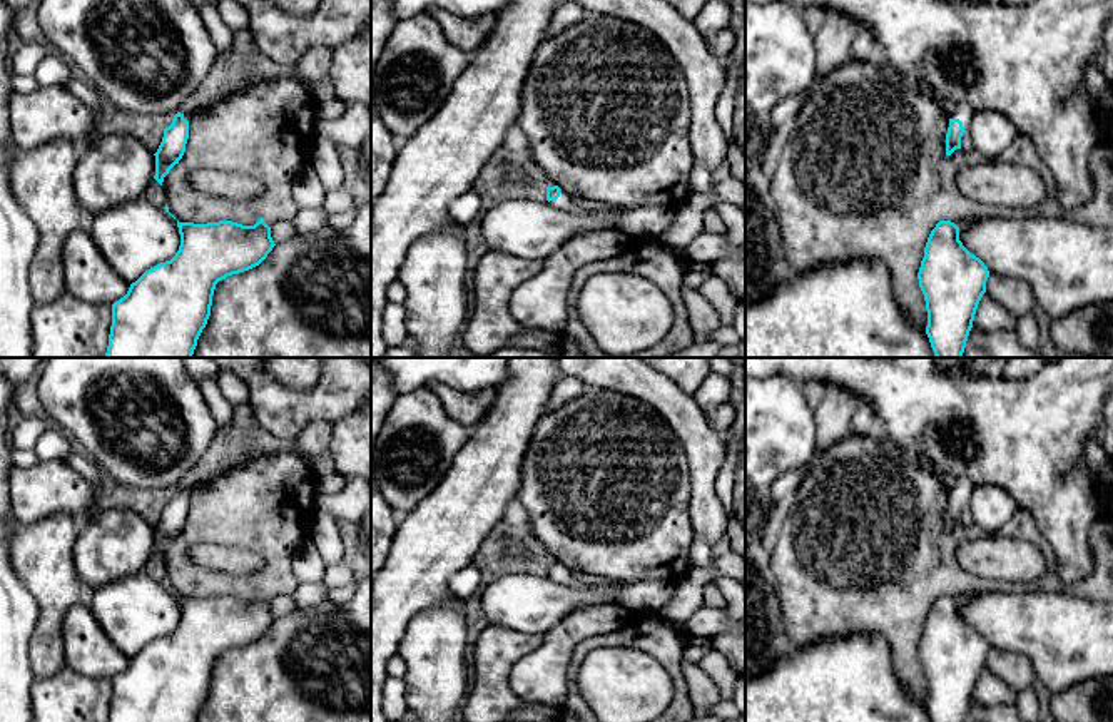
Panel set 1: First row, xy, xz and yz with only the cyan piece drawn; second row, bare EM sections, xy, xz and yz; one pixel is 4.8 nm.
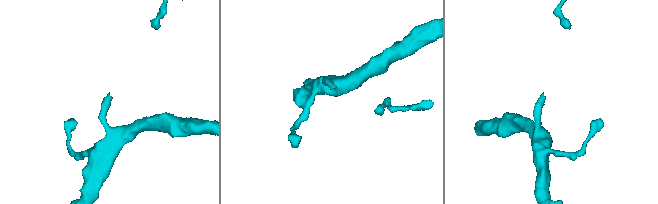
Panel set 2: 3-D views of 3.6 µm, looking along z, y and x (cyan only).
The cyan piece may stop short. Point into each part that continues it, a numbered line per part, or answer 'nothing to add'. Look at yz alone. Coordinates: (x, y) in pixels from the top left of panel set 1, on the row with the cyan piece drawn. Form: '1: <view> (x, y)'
1: yz (963, 112)

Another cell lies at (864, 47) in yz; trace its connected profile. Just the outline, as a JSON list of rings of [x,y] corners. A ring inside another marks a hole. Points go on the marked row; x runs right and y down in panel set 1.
[[[859,27],[852,45],[851,58],[852,60],[872,60],[877,55],[877,42],[869,27]]]

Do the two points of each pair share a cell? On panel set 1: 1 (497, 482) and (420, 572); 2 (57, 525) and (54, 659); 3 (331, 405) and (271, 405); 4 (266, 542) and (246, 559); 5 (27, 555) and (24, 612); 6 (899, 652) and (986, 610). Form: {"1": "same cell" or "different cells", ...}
{"1": "same cell", "2": "same cell", "3": "same cell", "4": "different cells", "5": "different cells", "6": "different cells"}

